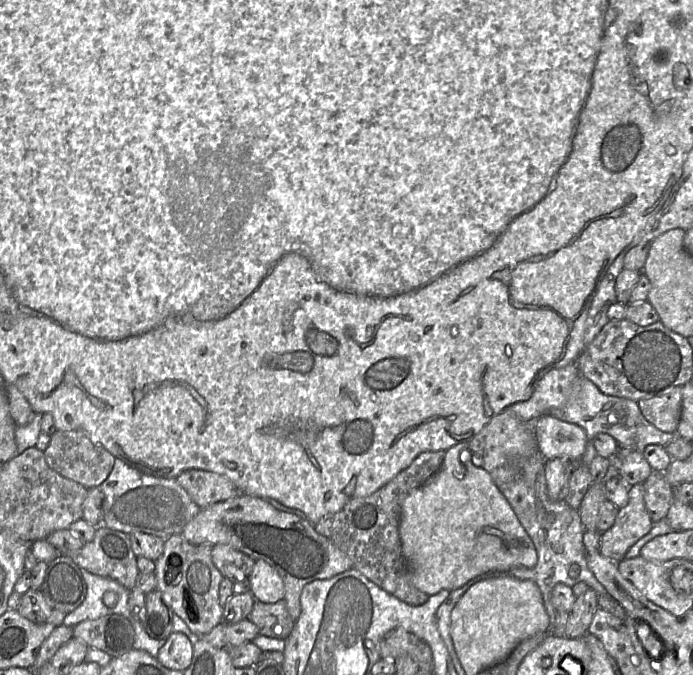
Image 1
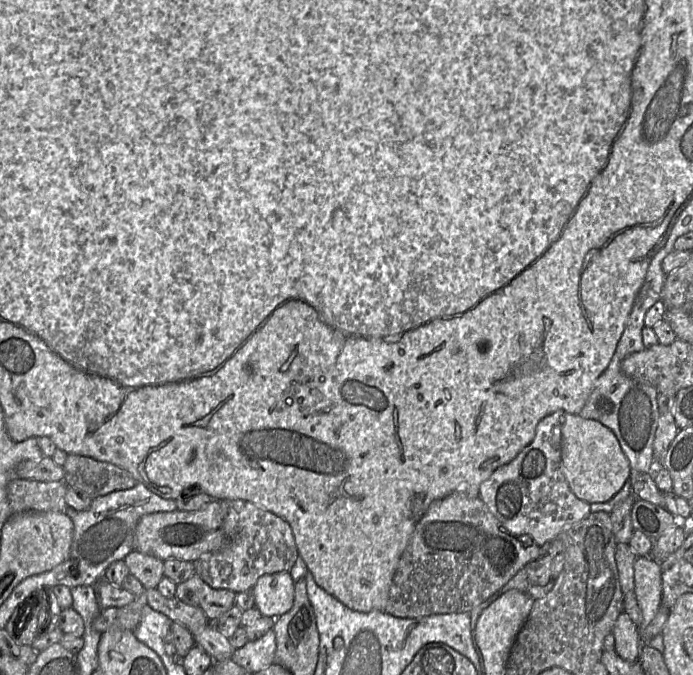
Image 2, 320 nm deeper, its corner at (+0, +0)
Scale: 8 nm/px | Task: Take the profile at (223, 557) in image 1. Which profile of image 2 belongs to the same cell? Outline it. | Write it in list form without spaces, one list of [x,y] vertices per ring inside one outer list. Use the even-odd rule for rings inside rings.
[[[219,501],[223,502],[224,543],[219,550],[193,562],[195,573],[205,583],[214,589],[240,593],[252,589],[262,575],[296,569],[299,553],[288,522],[249,501]]]

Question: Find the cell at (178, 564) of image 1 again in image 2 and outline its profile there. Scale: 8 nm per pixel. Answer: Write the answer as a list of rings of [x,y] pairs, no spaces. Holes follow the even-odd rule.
[[[194,573],[187,581],[177,584],[174,597],[200,608],[213,623],[235,604],[236,593],[228,589],[214,589]]]

